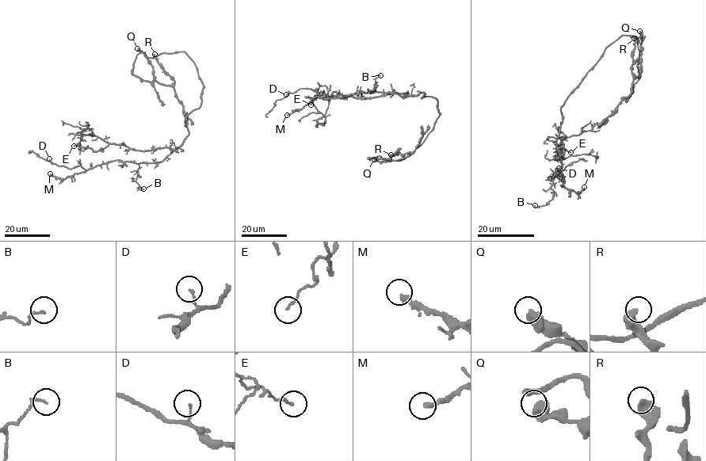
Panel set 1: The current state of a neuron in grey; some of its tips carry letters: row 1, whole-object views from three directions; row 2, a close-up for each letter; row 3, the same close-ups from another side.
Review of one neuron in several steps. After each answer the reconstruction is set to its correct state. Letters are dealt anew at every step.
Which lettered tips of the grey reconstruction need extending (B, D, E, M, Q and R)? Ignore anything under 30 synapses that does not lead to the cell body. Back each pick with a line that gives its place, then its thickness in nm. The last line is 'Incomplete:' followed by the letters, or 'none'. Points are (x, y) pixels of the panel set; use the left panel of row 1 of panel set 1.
M: Place: (50, 173). Thickness 260 nm
Incomplete: M

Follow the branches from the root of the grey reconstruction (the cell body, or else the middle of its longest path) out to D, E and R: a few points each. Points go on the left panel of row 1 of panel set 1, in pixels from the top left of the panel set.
D: (201, 100), (186, 116), (188, 135), (160, 161), (112, 161), (85, 169), (59, 166), (49, 158)
E: (201, 100), (200, 107), (186, 116), (188, 135), (174, 149), (131, 150), (90, 133), (74, 146)
R: (201, 100), (202, 81), (184, 51), (154, 57), (139, 52), (133, 74), (171, 85), (174, 80), (154, 54)

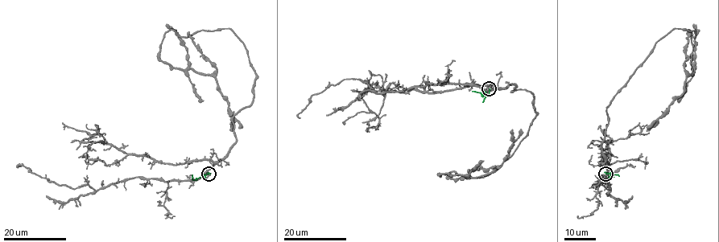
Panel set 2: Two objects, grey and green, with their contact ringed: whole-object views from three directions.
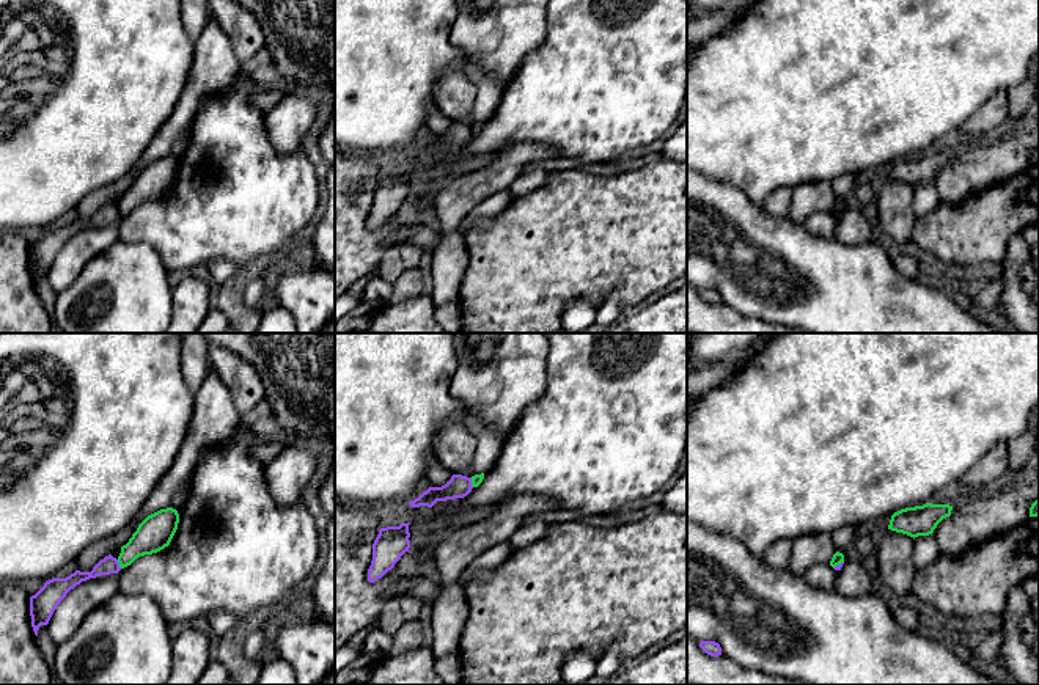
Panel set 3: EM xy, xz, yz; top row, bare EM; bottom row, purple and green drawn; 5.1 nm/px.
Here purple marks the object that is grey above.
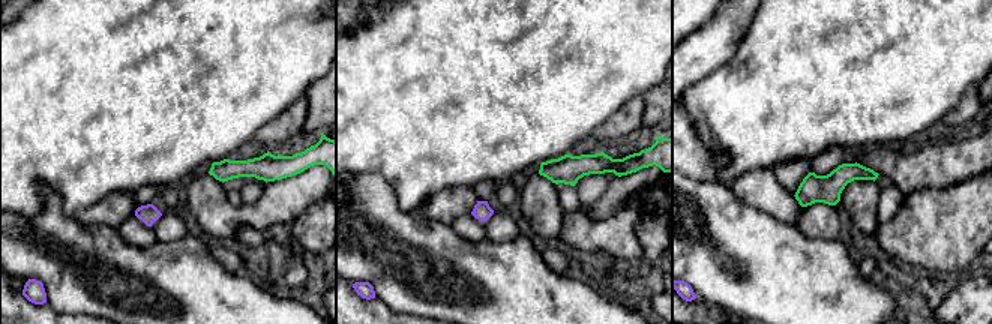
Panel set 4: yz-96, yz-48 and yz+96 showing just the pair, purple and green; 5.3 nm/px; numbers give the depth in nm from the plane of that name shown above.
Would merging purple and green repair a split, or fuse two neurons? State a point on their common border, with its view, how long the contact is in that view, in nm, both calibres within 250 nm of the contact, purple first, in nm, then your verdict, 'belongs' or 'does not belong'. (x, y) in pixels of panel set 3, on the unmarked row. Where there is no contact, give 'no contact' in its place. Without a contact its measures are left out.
xy (118, 212) | 50 nm | 90/180 nm | does not belong

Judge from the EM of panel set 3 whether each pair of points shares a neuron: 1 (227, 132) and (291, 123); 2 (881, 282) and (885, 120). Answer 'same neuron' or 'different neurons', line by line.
1: different neurons
2: different neurons

